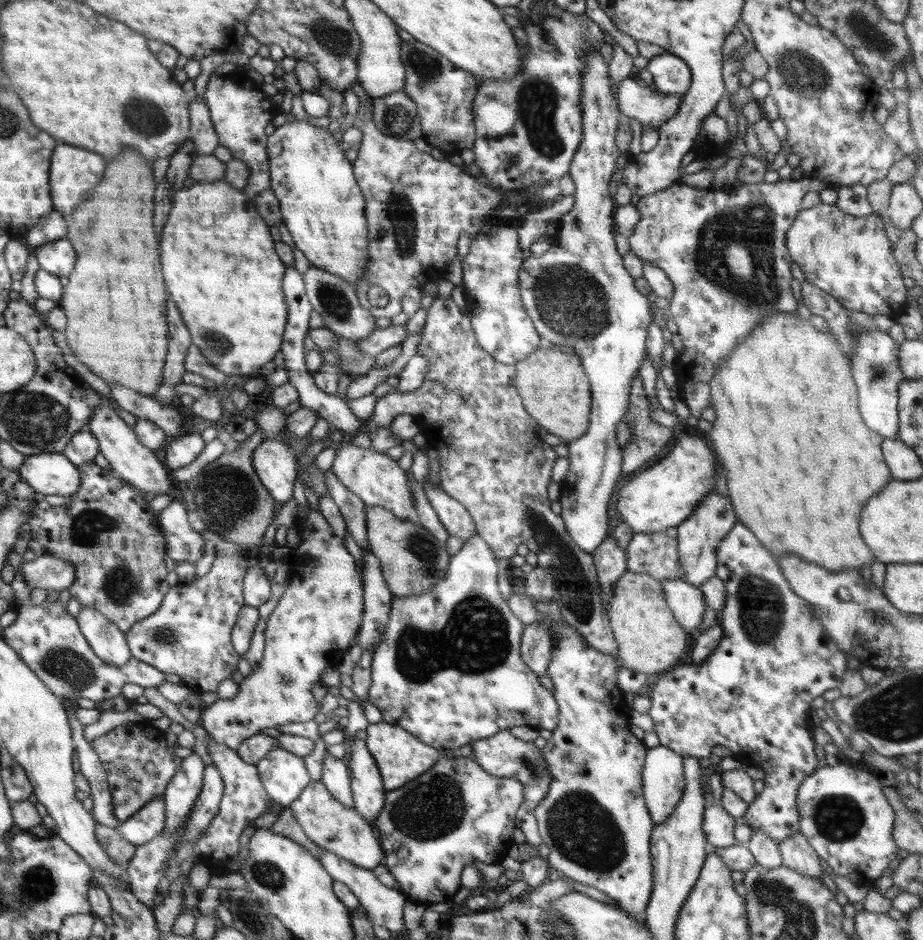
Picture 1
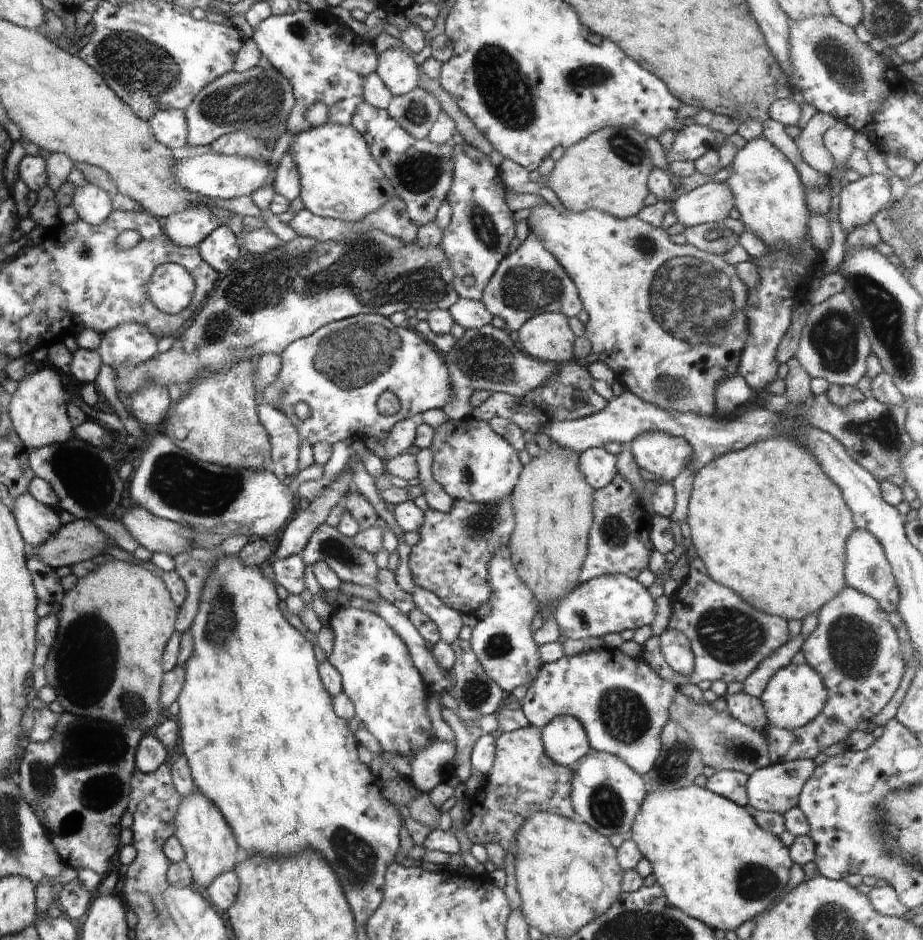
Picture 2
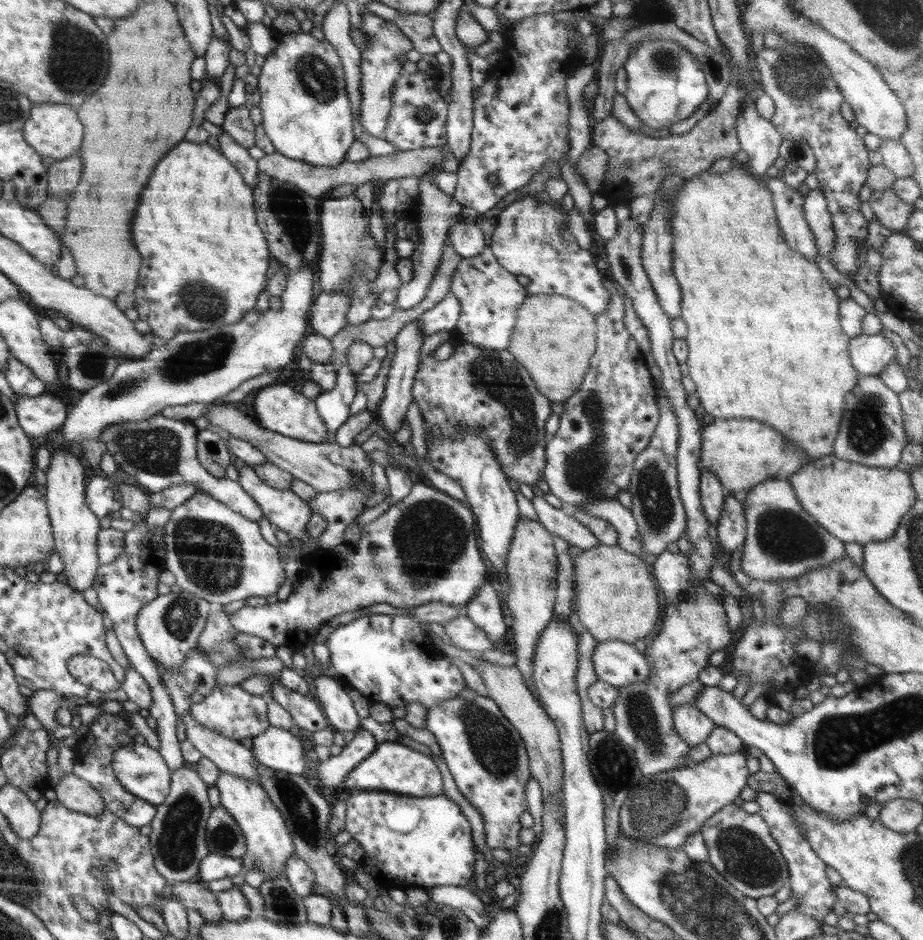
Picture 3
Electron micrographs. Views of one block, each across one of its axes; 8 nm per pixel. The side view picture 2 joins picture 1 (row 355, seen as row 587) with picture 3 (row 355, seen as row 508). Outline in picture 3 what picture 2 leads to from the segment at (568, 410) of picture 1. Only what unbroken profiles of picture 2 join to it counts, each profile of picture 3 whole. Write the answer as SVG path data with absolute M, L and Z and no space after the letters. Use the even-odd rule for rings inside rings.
M560 294L528 295L518 307L514 331L507 350L528 371L540 394L552 402L564 402L576 392L597 346L595 315L579 302Z

